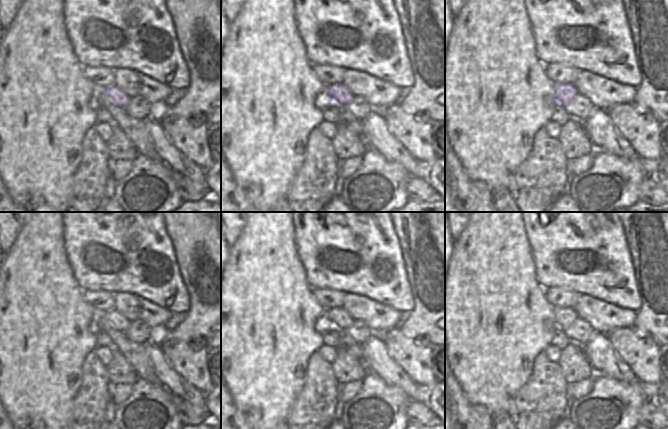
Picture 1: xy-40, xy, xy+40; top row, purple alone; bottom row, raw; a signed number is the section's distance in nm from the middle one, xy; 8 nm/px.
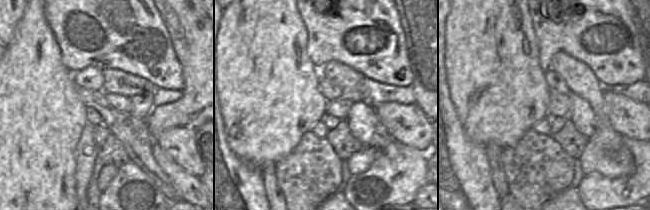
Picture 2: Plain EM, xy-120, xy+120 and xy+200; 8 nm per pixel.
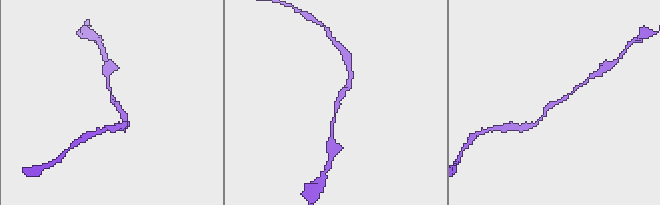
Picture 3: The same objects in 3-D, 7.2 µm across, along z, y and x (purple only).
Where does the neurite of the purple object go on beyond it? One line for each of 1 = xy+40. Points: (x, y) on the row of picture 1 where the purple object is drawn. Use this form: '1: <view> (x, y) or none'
1: none

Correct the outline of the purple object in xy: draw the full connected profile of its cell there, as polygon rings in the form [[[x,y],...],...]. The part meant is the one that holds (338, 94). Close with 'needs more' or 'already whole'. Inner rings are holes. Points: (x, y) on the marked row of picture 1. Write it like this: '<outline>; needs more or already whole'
[[[343,83],[325,87],[325,91],[330,102],[336,105],[346,105],[353,100],[353,94]]]; already whole

